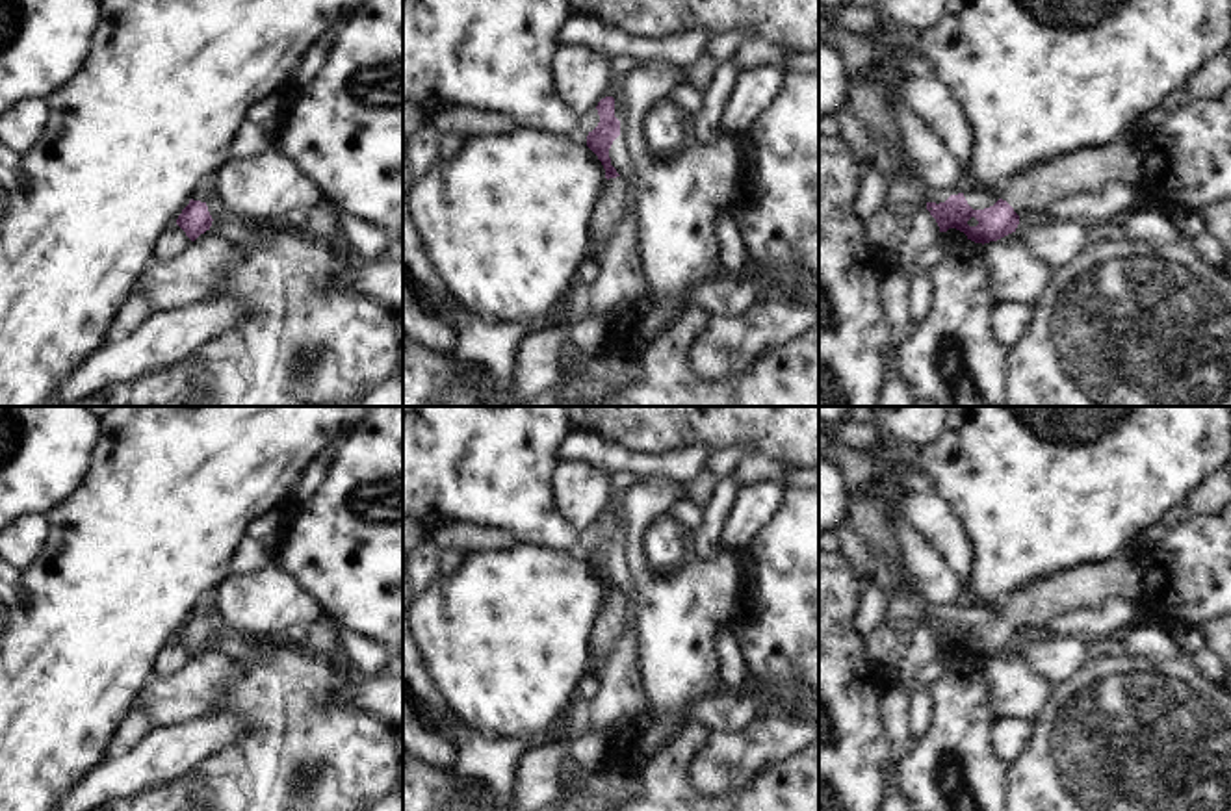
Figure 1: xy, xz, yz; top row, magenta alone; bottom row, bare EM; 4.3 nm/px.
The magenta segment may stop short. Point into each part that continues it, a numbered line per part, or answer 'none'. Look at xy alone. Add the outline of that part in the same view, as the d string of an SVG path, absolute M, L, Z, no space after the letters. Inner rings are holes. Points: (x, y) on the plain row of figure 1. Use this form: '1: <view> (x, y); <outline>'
1: xy (205, 604); M215 590L201 596L193 607L193 616L206 618L212 611L215 611L215 596Z

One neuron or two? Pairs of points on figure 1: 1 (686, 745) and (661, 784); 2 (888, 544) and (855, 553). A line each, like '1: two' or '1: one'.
1: one
2: two

